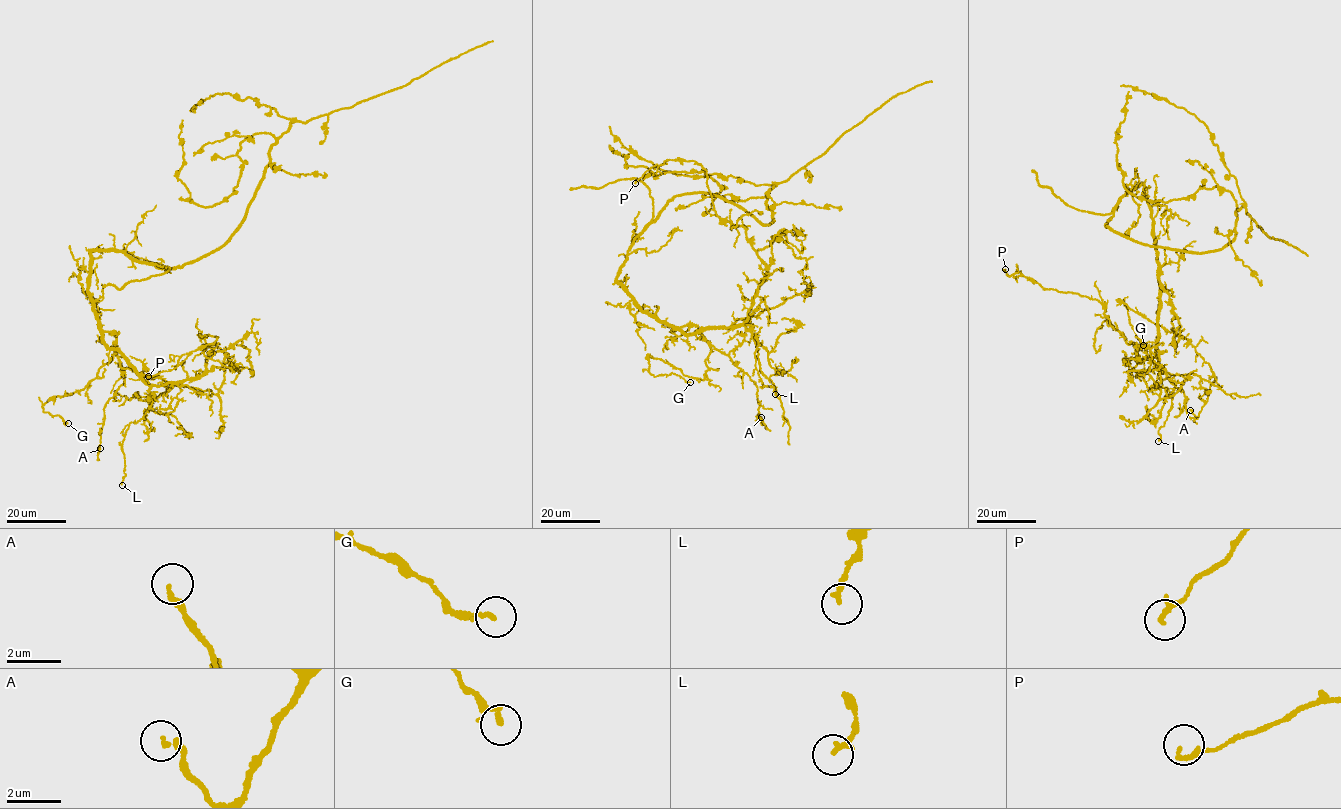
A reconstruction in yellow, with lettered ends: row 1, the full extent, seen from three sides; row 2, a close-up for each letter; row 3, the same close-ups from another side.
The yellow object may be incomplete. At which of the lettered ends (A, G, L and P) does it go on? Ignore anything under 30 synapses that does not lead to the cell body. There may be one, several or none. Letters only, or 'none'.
none

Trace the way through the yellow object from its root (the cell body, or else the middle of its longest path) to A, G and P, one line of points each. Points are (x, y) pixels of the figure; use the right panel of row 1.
A: (1120, 201), (1143, 184), (1159, 280), (1180, 335), (1216, 377), (1199, 415), (1190, 410)
G: (1120, 201), (1143, 184), (1159, 280), (1174, 314), (1170, 332), (1120, 301), (1143, 345)
P: (1120, 201), (1143, 184), (1161, 292), (1153, 357), (1138, 360), (1097, 300), (1005, 269)

